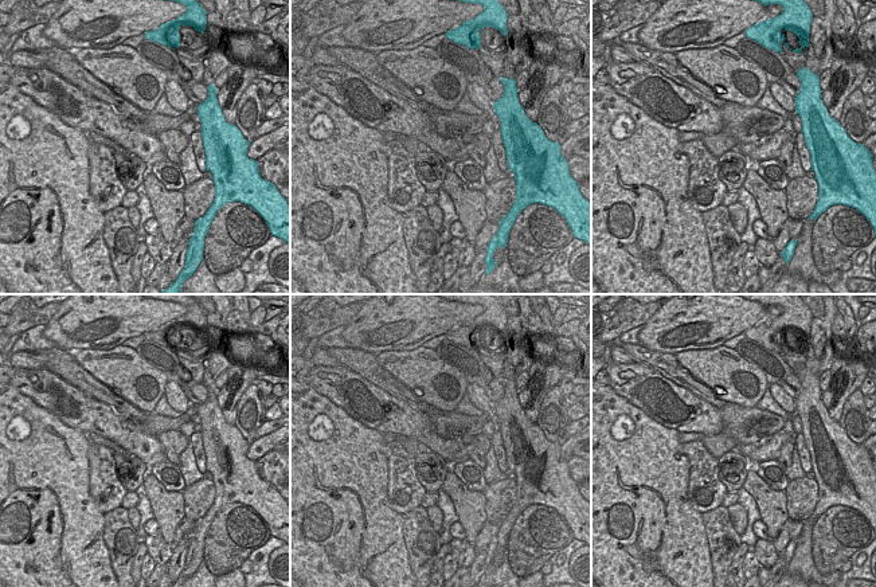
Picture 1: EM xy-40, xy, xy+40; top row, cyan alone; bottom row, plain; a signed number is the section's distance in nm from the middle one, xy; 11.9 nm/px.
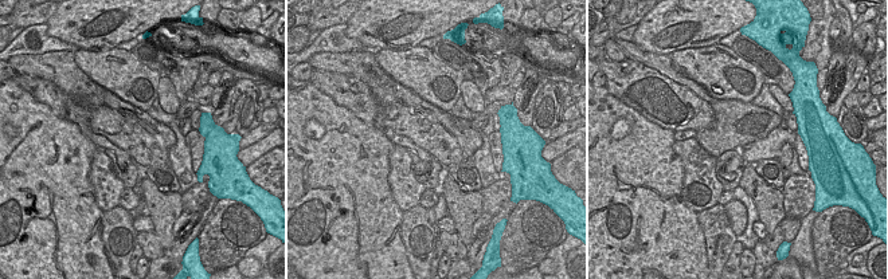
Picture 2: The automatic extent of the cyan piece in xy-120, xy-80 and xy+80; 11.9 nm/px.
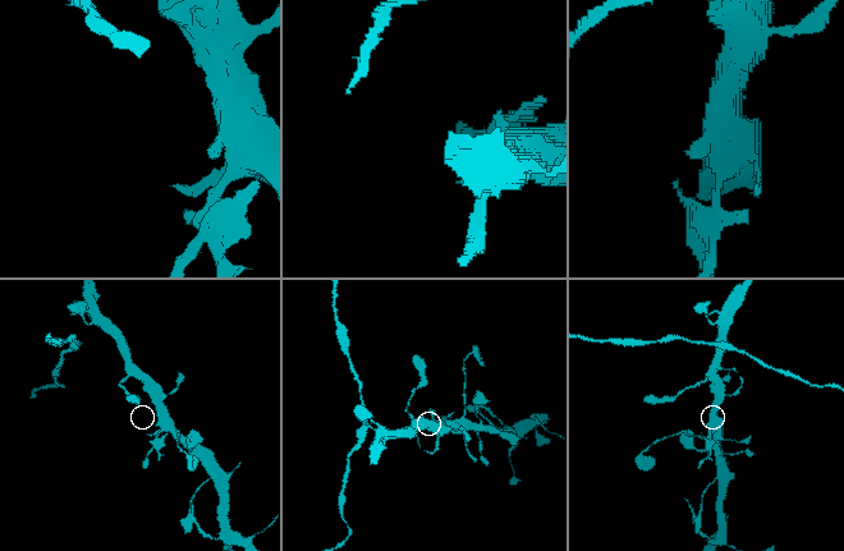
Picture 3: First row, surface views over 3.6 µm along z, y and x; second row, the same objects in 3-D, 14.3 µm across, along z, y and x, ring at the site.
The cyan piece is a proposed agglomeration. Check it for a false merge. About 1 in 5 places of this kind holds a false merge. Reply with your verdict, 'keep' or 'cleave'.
cleave

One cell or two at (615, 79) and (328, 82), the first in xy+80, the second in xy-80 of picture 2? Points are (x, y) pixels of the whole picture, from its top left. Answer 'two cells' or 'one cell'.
one cell

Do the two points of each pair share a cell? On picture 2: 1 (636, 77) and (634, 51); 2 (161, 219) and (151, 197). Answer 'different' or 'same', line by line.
1: different
2: same

